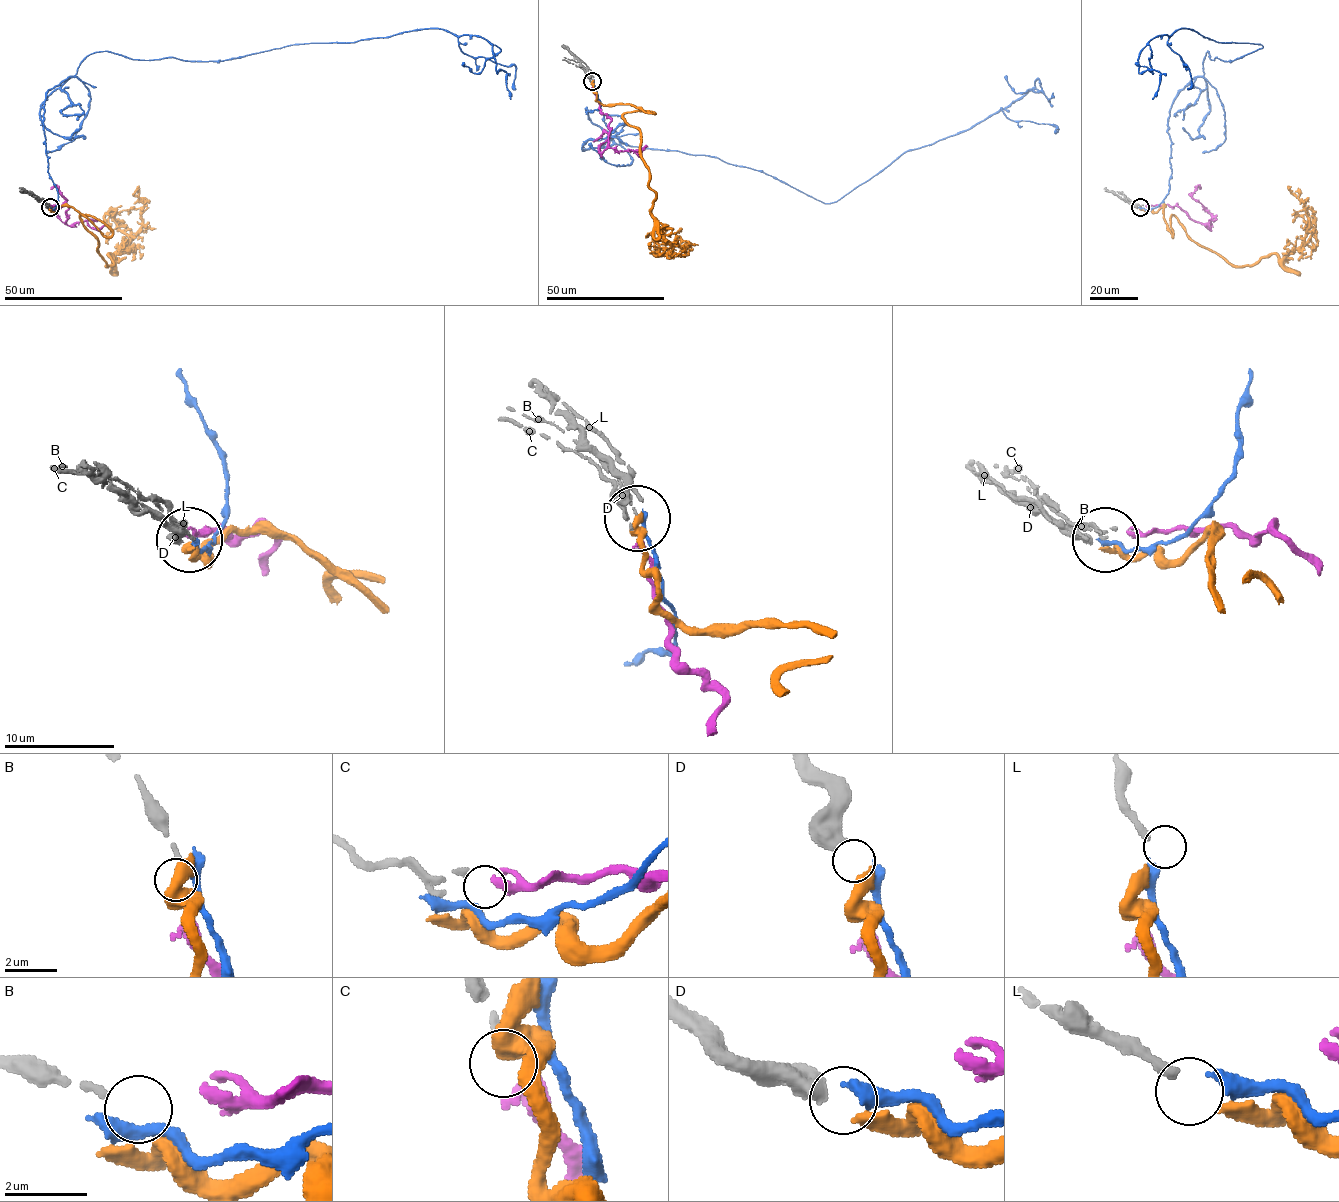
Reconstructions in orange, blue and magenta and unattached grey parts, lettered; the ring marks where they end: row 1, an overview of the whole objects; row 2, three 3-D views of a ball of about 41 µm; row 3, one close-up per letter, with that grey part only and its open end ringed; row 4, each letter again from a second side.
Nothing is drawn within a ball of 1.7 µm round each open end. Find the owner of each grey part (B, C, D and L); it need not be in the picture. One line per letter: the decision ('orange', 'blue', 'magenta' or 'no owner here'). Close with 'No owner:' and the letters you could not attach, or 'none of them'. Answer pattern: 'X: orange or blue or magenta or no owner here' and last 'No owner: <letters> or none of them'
B: no owner here
C: magenta
D: orange
L: blue
No owner: B

